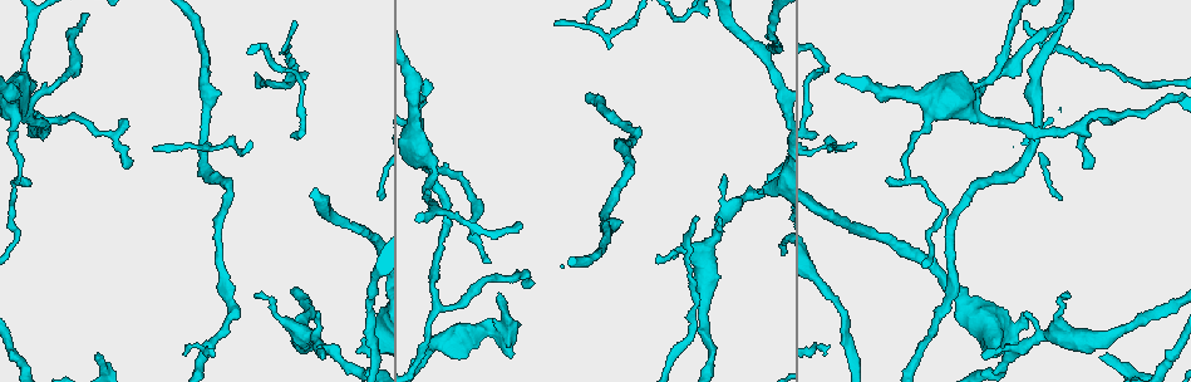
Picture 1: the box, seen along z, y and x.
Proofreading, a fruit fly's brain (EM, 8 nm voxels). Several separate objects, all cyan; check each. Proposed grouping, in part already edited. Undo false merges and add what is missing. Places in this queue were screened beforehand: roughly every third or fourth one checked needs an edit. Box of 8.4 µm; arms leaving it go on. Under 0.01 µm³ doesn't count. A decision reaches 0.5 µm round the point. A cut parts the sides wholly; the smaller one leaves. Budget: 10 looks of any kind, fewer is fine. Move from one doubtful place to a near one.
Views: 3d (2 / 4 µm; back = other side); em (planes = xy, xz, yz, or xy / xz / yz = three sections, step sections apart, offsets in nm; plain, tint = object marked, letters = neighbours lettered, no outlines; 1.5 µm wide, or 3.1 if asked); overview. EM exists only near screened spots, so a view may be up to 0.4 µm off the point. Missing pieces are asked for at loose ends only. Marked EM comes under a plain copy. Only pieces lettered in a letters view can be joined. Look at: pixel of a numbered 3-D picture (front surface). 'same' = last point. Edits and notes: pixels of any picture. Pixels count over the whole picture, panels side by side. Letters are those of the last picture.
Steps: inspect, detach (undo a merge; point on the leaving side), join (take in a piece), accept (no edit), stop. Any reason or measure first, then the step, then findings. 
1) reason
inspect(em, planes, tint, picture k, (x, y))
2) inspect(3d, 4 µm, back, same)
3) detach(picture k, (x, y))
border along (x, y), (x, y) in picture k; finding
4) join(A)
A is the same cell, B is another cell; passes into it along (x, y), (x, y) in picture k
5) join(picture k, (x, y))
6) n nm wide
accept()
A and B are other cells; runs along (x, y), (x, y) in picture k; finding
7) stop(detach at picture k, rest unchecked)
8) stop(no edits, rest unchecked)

inspect(em, planes, letters, picture 1, (929, 241))

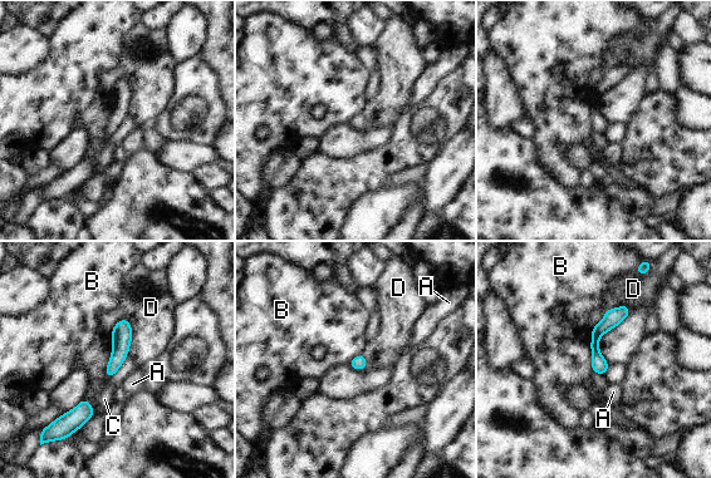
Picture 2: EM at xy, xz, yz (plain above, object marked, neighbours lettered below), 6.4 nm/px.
accept()
A, B, C and D are other cells; runs along (624, 309), (596, 335), (597, 370) in picture 2; all the same neuron

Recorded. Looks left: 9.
abrupt turn
inspect(3d, 2 µm, picture 1, (278, 68))

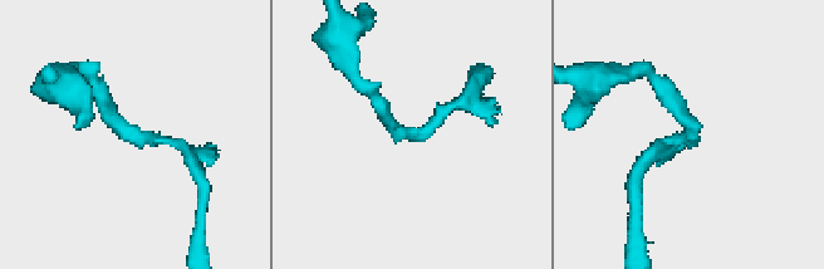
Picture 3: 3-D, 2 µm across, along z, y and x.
now the EM
inspect(em, planes, tint, picture 3, (409, 133))

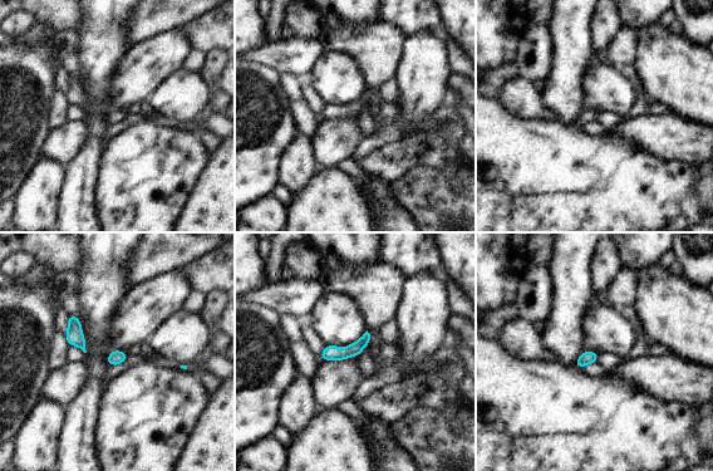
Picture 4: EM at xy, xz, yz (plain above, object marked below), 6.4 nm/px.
inspect(em, planes, letters, same)

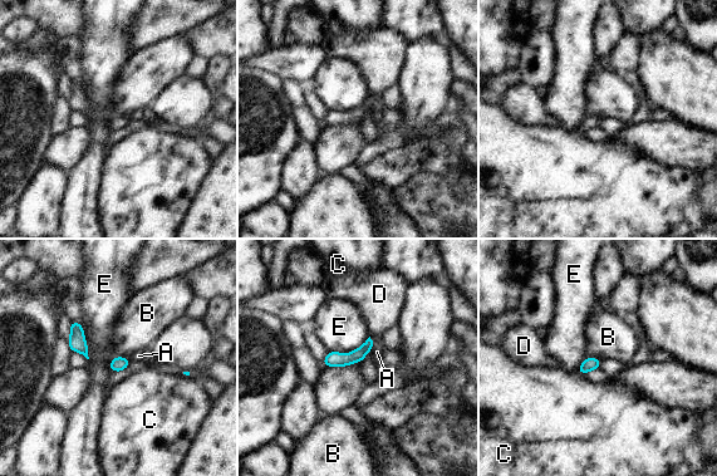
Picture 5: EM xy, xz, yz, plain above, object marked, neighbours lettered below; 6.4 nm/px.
accept()
A, B, C, D and E are other cells; border along (362, 359), (327, 368) in picture 5; continuous, no second neuron

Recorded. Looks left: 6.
inspect(em, planes, letters, picture 1, (1081, 118))

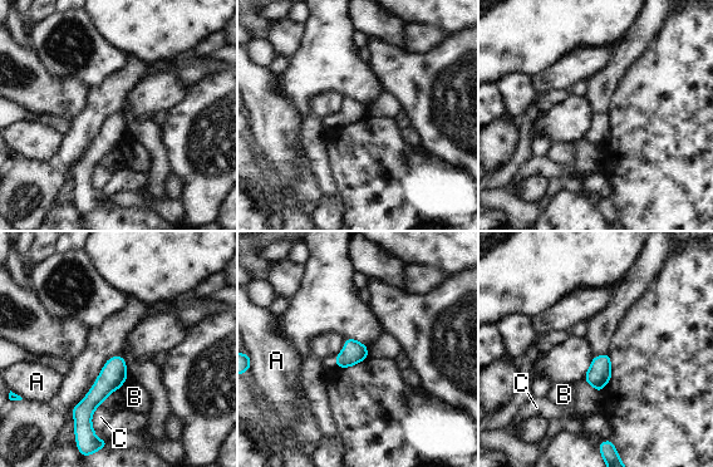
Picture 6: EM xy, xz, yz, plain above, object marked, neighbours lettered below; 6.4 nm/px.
C touches over 170 nm
accept()
A, B and C are other cells; border along (126, 379), (118, 388) in picture 6; none of them fits

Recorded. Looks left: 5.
end of a long branch
inspect(em, planes, letters, picture 1, (488, 261))

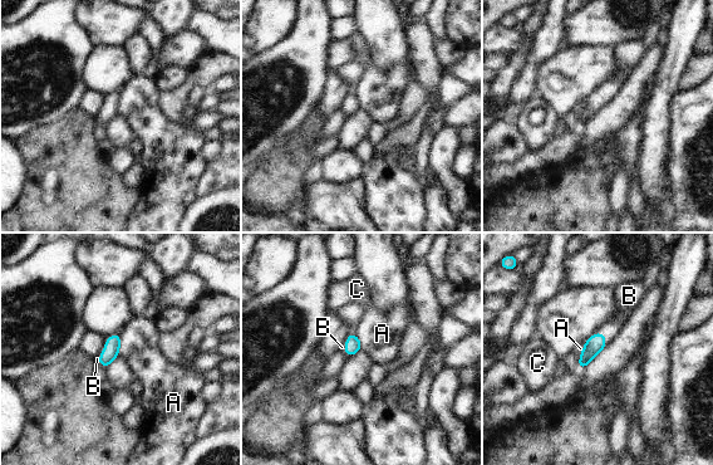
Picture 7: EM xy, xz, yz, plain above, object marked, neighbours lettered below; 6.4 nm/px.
join(B)
B is the same cell, A and C are other cells; passes into it along (596, 342), (604, 336), (627, 304) in picture 7; the neuron continues

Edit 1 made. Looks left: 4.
stop(join at picture 7, rest unchecked)

